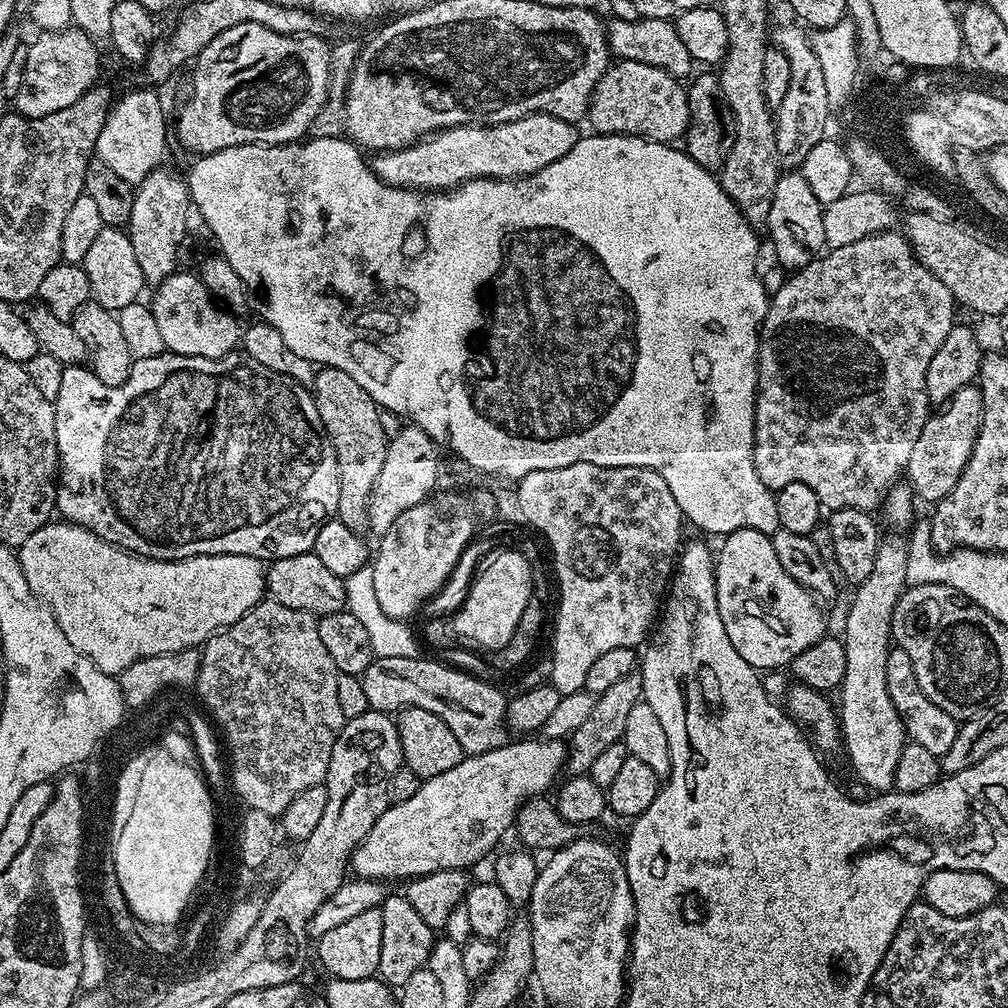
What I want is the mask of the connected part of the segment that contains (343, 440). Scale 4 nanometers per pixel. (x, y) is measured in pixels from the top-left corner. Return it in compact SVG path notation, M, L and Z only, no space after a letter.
M321 367L313 375L310 391L314 398L314 406L318 406L318 418L322 418L324 423L324 435L334 446L334 454L338 458L338 510L336 516L350 530L360 534L368 528L368 517L366 509L368 498L372 495L374 486L378 482L378 474L382 474L382 462L386 462L386 450L390 434L382 426L380 421L381 409L372 401L370 394L346 374L346 370L337 368Z

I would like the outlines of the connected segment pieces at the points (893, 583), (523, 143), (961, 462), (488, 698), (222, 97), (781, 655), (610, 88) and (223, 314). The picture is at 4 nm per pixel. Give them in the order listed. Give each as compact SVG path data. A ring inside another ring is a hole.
M881 539L878 546L878 558L874 558L874 570L870 570L870 578L866 582L855 585L852 602L848 613L844 616L844 633L842 639L846 650L846 678L842 678L838 689L838 719L842 746L848 750L848 760L856 771L856 776L873 793L889 791L894 785L894 770L898 770L898 758L902 758L902 750L906 743L902 718L898 718L898 710L894 710L894 702L890 702L890 690L886 690L886 658L889 648L893 647L892 619L894 606L903 594L908 579L906 578L906 556L908 545L903 539Z
M535 112L526 118L518 118L514 122L502 122L501 124L467 124L457 128L441 128L439 132L434 132L430 136L412 144L408 148L400 148L397 152L382 152L375 157L376 161L371 161L370 167L384 179L385 184L394 184L398 188L415 188L417 190L451 190L459 188L461 184L468 180L514 180L517 176L532 176L538 170L550 166L550 162L558 162L558 158L565 156L573 148L578 139L576 124L566 122L562 118L554 118L545 112Z
M975 383L962 386L962 390L958 390L958 394L954 394L937 412L940 412L937 416L936 413L929 415L926 426L922 426L922 434L918 434L918 442L914 442L914 451L910 454L906 469L907 483L912 485L917 501L935 502L946 498L968 465L982 422L982 394L979 387Z
M423 655L410 658L375 657L360 677L369 709L389 714L399 714L403 708L430 710L430 714L438 714L438 718L450 726L465 756L486 754L500 748L506 742L506 696L495 688L495 683L480 680L439 659L424 659Z
M242 22L242 26L230 26L230 30L222 30L206 50L202 50L196 57L192 68L192 93L188 96L188 101L180 108L180 117L174 120L174 132L180 135L180 140L189 148L192 154L207 154L226 150L234 146L243 144L294 144L303 141L308 136L308 127L310 122L322 111L325 102L328 101L330 89L330 54L332 53L329 41L324 36L287 36L278 34L266 26L258 26L258 22Z
M739 528L723 537L724 545L715 553L718 614L726 626L734 650L757 670L780 670L791 665L802 650L814 646L829 631L824 612L808 592L778 562L769 533Z
M616 60L609 63L604 77L594 86L592 97L588 103L586 124L593 133L601 136L640 136L644 140L653 140L659 144L672 144L679 141L688 130L690 122L690 106L688 105L688 89L677 77L666 74L658 66L646 66L646 62L630 62Z
M195 271L171 272L162 283L155 285L153 292L156 293L150 299L150 307L167 351L190 358L211 360L233 355L237 351L242 340L241 325L236 325L239 324L237 317L227 307L217 303Z

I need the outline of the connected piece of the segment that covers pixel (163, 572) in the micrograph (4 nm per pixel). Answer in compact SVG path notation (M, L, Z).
M49 522L42 525L38 530L34 530L34 534L30 534L30 538L26 538L26 542L20 544L18 559L22 566L22 574L26 574L26 582L32 593L39 600L44 601L45 606L52 611L58 626L62 626L62 634L66 634L66 638L70 638L74 650L78 650L86 658L90 658L94 662L94 666L98 666L98 670L108 672L111 676L119 677L120 672L126 670L126 666L138 662L138 658L170 654L187 648L200 648L205 640L216 635L220 629L228 628L234 622L238 622L238 618L245 616L255 604L265 599L266 568L261 561L255 560L252 556L191 556L185 560L150 560L148 557L138 556L134 552L125 552L124 549L117 548L115 544L98 538L93 532L80 528L77 524L56 523Z

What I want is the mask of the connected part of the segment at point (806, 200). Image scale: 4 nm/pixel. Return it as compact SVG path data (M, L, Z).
M799 170L785 171L777 178L766 231L772 239L772 252L782 267L788 268L787 270L804 268L811 260L817 259L818 253L825 247L823 217L824 208L818 202L818 198L814 198L806 178L802 178Z

